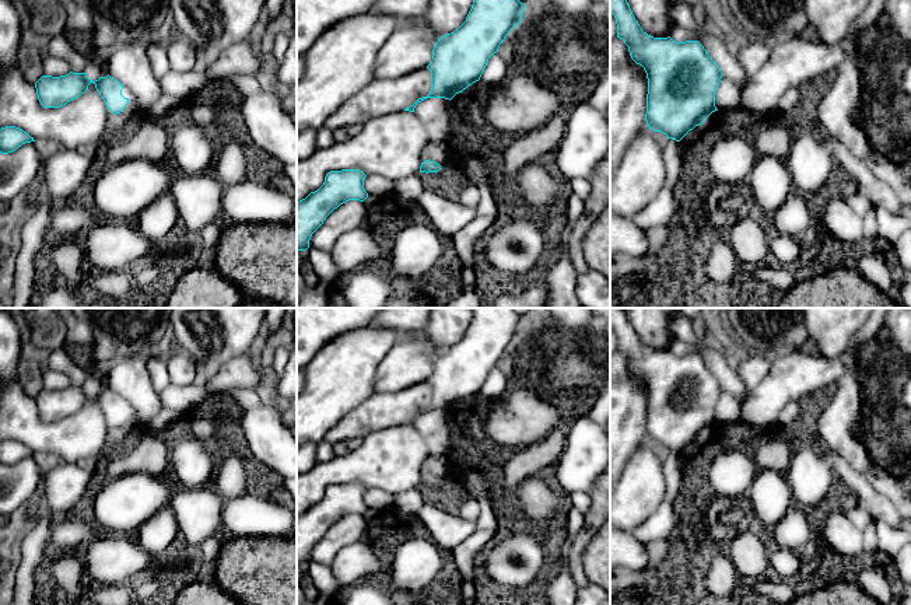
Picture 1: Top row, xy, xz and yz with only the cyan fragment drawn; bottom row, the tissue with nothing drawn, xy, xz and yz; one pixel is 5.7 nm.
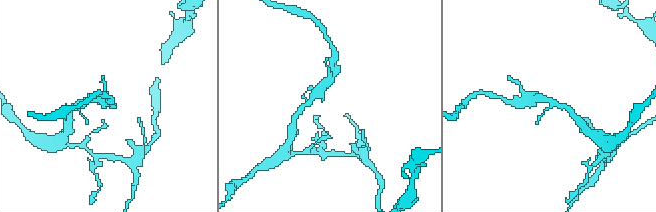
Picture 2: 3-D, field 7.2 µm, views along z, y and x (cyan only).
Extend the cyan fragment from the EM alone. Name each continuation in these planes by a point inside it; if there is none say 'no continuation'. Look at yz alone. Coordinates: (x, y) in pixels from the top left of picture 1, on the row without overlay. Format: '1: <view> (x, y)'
no continuation

